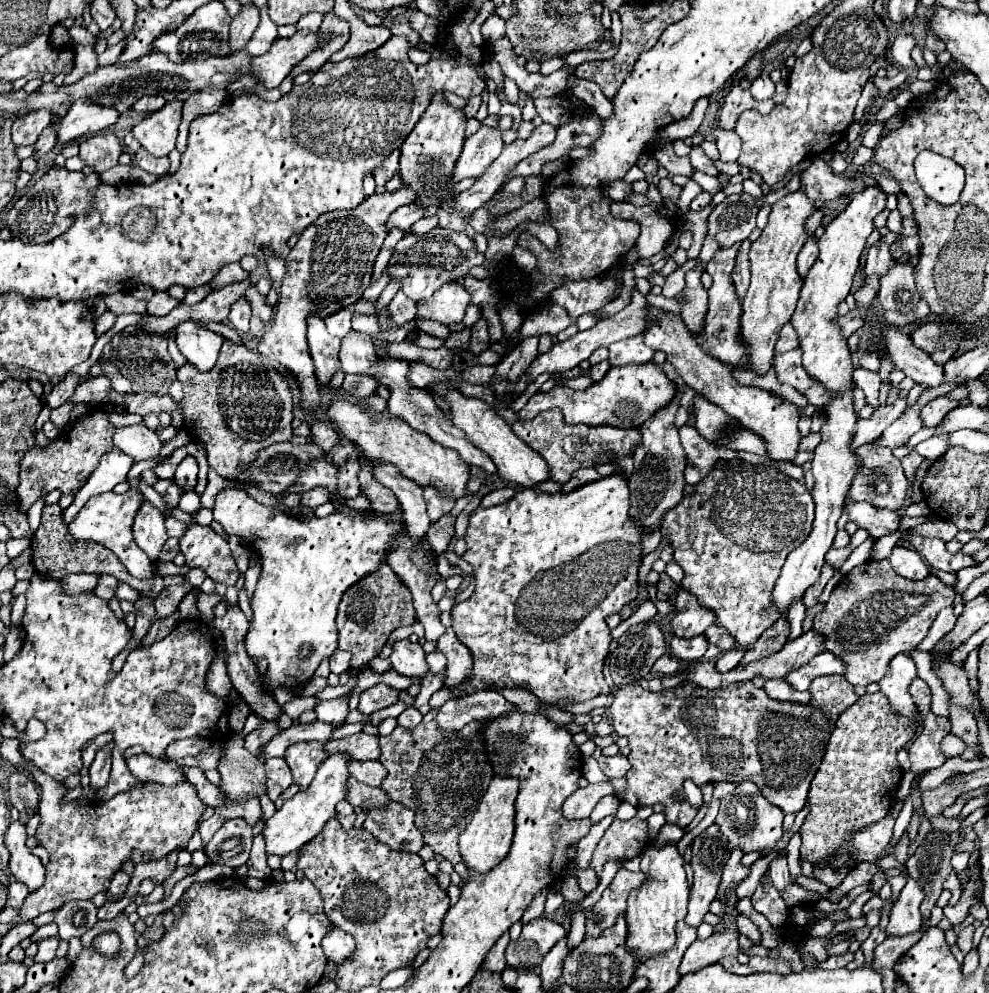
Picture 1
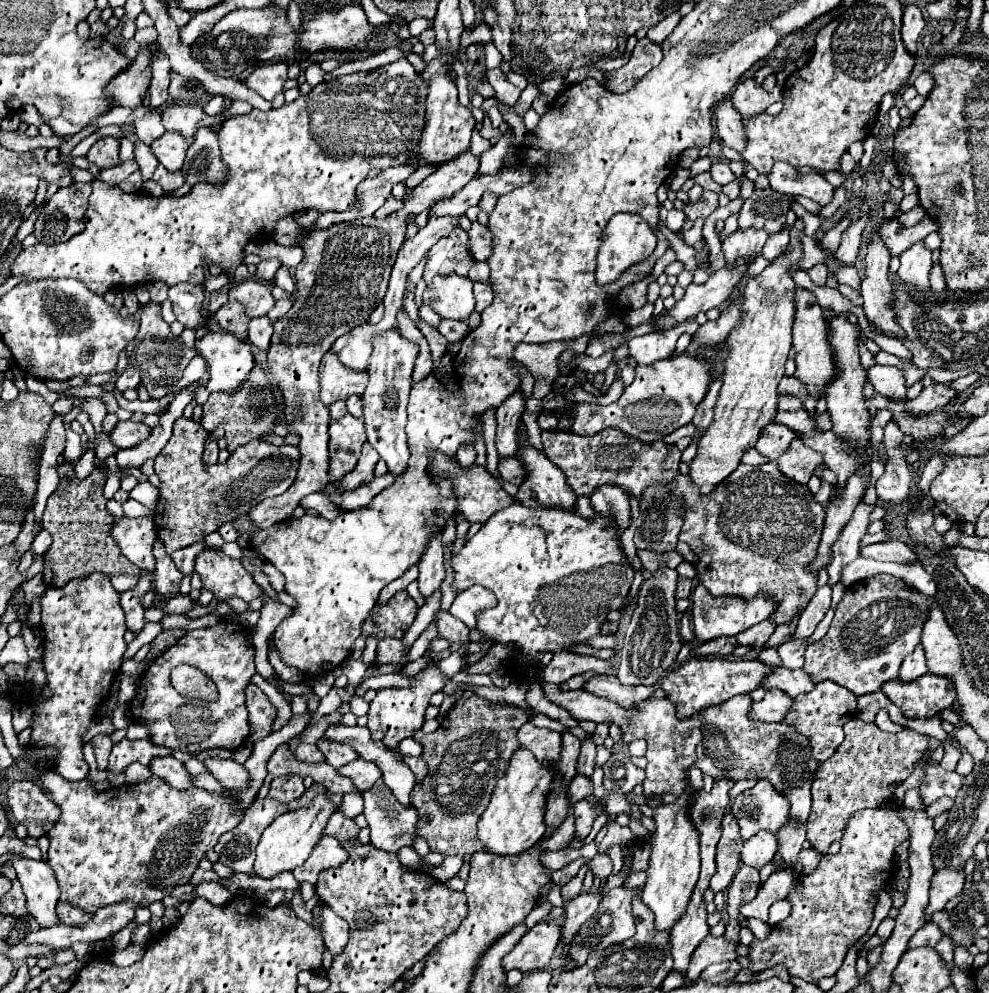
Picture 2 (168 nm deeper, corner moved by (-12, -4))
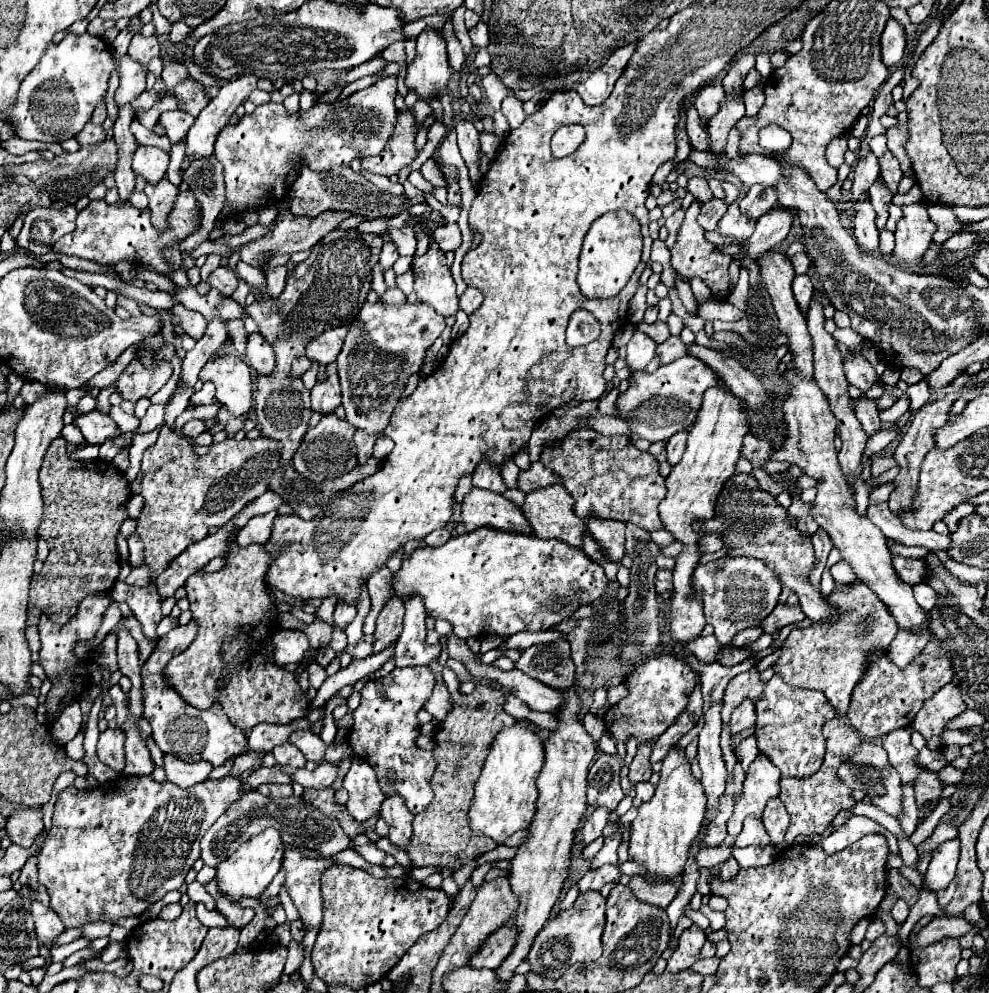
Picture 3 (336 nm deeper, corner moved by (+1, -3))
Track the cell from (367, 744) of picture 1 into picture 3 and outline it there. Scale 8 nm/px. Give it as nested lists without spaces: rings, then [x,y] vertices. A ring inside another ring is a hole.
[[[301,729],[297,733],[291,733],[289,735],[289,743],[297,745],[297,749],[301,749],[301,753],[305,755],[307,761],[321,761],[323,759],[323,753],[325,753],[325,745],[321,741],[321,737],[313,735],[309,729]]]

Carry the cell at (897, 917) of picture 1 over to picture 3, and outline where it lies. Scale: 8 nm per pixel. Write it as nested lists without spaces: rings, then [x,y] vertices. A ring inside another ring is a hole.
[[[957,837],[951,839],[951,841],[941,843],[933,851],[933,859],[929,863],[923,887],[927,887],[929,891],[945,889],[951,883],[951,879],[955,877],[955,867],[957,867],[957,861],[959,861],[959,851],[961,851],[961,843],[959,843]]]

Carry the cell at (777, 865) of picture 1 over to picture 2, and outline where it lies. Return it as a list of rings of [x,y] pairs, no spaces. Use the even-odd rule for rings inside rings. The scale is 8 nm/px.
[[[790,816],[790,822],[778,832],[778,846],[782,860],[786,862],[786,870],[792,870],[796,866],[804,840],[806,840],[806,828],[798,826]]]

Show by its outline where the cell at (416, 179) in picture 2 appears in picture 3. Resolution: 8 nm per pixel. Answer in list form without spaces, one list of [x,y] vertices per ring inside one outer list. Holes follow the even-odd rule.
[[[429,159],[429,161],[421,167],[421,173],[423,173],[423,177],[425,177],[429,183],[433,183],[435,187],[445,187],[445,185],[447,185],[447,181],[445,181],[439,165],[435,163],[435,159]]]

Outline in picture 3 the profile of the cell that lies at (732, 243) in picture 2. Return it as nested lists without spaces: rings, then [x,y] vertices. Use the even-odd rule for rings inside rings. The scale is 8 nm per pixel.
[[[741,187],[741,193],[739,197],[729,205],[727,213],[723,215],[723,219],[719,221],[719,233],[725,233],[729,237],[735,237],[735,239],[747,239],[753,229],[755,229],[755,221],[751,217],[745,217],[741,211],[739,211],[739,201],[741,197],[747,193],[745,187]]]

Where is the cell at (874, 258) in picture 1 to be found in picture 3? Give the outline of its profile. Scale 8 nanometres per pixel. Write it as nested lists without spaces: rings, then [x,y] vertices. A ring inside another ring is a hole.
[[[875,181],[869,189],[869,201],[873,205],[873,209],[877,211],[877,219],[875,219],[875,225],[879,229],[885,227],[887,223],[887,217],[889,217],[889,205],[891,205],[891,197],[893,193],[887,189],[887,185],[883,181]]]

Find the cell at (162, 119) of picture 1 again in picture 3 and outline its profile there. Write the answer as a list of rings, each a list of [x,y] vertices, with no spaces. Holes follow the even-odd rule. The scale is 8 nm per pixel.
[[[139,145],[133,155],[133,173],[141,175],[147,183],[157,185],[157,181],[163,179],[169,165],[169,155],[159,147],[145,147]]]

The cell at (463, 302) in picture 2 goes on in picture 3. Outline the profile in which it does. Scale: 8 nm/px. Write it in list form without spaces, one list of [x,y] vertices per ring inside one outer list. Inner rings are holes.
[[[429,237],[429,249],[421,257],[413,257],[415,293],[419,301],[429,303],[439,315],[451,317],[459,309],[459,299],[455,295],[455,281],[445,263],[445,253]]]

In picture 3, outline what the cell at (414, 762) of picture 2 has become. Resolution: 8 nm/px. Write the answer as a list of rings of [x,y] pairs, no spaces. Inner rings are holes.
[[[397,667],[387,677],[369,681],[361,695],[361,705],[353,711],[353,727],[349,731],[349,745],[357,759],[373,765],[377,781],[385,797],[401,795],[411,813],[421,813],[433,799],[431,777],[437,761],[433,751],[421,751],[415,739],[421,733],[417,713],[425,707],[435,685],[433,671],[429,667]],[[393,773],[393,781],[387,775]]]

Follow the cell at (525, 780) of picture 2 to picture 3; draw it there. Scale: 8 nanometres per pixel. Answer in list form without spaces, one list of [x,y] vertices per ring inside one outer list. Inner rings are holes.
[[[519,721],[497,733],[485,759],[483,771],[475,783],[475,797],[471,801],[469,819],[471,829],[491,837],[495,843],[503,843],[509,835],[529,827],[535,801],[537,801],[537,777],[543,767],[543,741],[537,735],[535,725],[521,725]]]

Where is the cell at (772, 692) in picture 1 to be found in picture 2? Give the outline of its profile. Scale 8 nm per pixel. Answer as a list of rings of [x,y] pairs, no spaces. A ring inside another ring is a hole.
[[[770,690],[762,702],[754,702],[750,710],[750,718],[762,722],[782,722],[786,718],[786,710],[790,710],[792,698],[782,694],[782,690]]]

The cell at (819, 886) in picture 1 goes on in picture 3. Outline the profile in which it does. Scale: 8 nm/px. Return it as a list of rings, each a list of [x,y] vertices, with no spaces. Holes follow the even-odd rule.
[[[873,918],[865,934],[865,938],[873,942],[877,937],[885,933],[885,925],[878,918]]]

